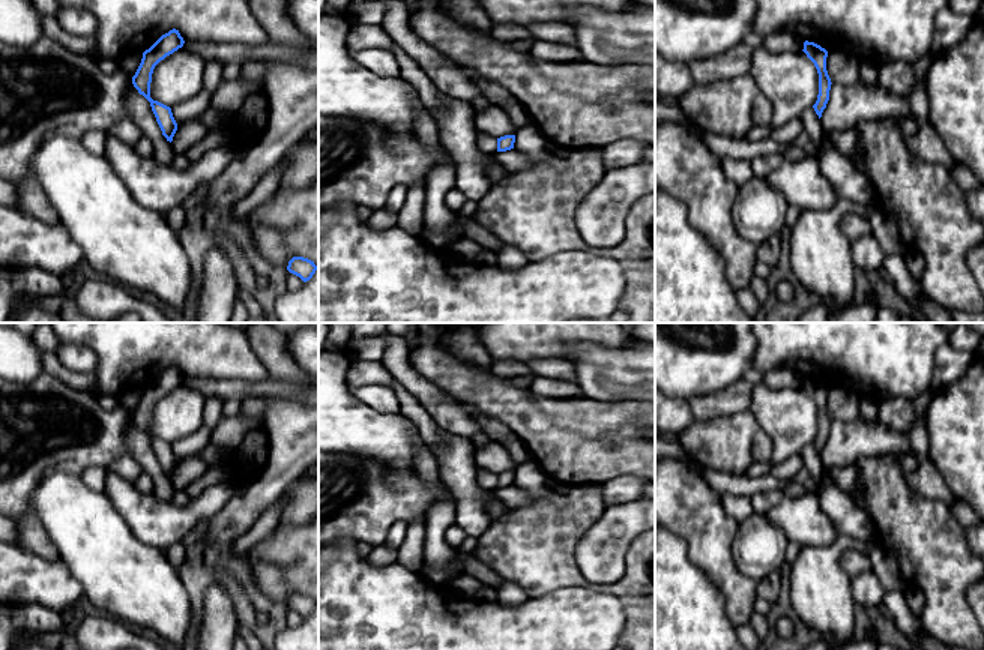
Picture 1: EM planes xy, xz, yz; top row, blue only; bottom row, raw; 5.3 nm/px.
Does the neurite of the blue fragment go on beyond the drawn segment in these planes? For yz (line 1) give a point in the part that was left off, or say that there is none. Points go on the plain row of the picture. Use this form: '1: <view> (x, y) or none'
1: none

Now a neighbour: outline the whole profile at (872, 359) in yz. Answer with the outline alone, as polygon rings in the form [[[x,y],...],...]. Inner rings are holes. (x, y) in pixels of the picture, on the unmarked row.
[[[751,323],[757,339],[754,368],[784,366],[826,387],[844,387],[859,396],[915,401],[931,386],[936,351],[948,342],[939,323]]]

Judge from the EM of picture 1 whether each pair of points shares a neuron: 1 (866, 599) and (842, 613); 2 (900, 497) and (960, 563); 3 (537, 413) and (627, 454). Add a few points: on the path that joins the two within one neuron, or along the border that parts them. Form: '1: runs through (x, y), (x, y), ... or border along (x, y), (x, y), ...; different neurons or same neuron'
1: border along (851, 577), (852, 599), (857, 604); different neurons
2: runs through (911, 514), (944, 547); same neuron
3: runs through (559, 431), (574, 440), (604, 440); same neuron

